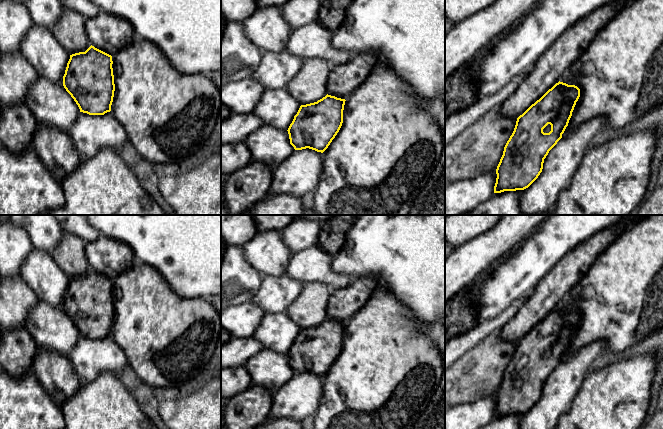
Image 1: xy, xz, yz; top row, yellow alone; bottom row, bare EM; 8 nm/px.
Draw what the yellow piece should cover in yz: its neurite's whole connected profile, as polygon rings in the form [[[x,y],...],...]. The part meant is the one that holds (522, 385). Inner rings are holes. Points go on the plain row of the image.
[[[559,305],[517,342],[496,393],[494,417],[524,414],[538,402],[544,383],[562,362],[579,321],[580,313],[577,310]]]

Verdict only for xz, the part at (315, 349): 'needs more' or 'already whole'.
already whole

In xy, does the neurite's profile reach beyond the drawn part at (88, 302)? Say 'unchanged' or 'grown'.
unchanged

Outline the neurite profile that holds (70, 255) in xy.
[[[63,233],[51,256],[70,279],[85,276],[90,270],[86,257],[86,243],[72,233]]]

